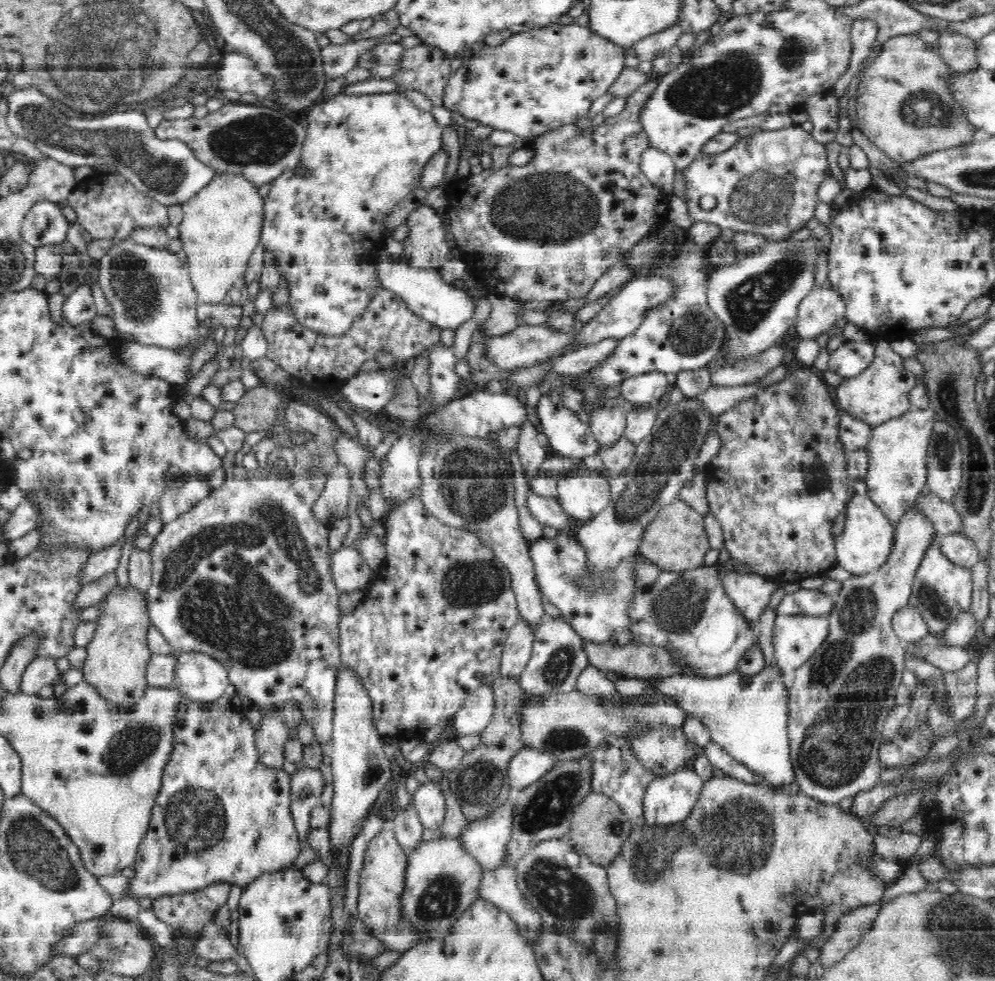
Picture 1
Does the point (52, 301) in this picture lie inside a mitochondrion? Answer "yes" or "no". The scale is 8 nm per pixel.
no

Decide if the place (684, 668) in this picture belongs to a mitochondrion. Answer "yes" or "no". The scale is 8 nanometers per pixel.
no

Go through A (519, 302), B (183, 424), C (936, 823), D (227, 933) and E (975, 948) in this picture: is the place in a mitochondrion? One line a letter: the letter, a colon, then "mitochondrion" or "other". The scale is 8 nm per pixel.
A: other
B: other
C: other
D: other
E: mitochondrion

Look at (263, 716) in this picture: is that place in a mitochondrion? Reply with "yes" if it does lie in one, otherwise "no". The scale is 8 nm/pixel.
no

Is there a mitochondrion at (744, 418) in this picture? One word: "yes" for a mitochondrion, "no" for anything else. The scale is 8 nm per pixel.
no

